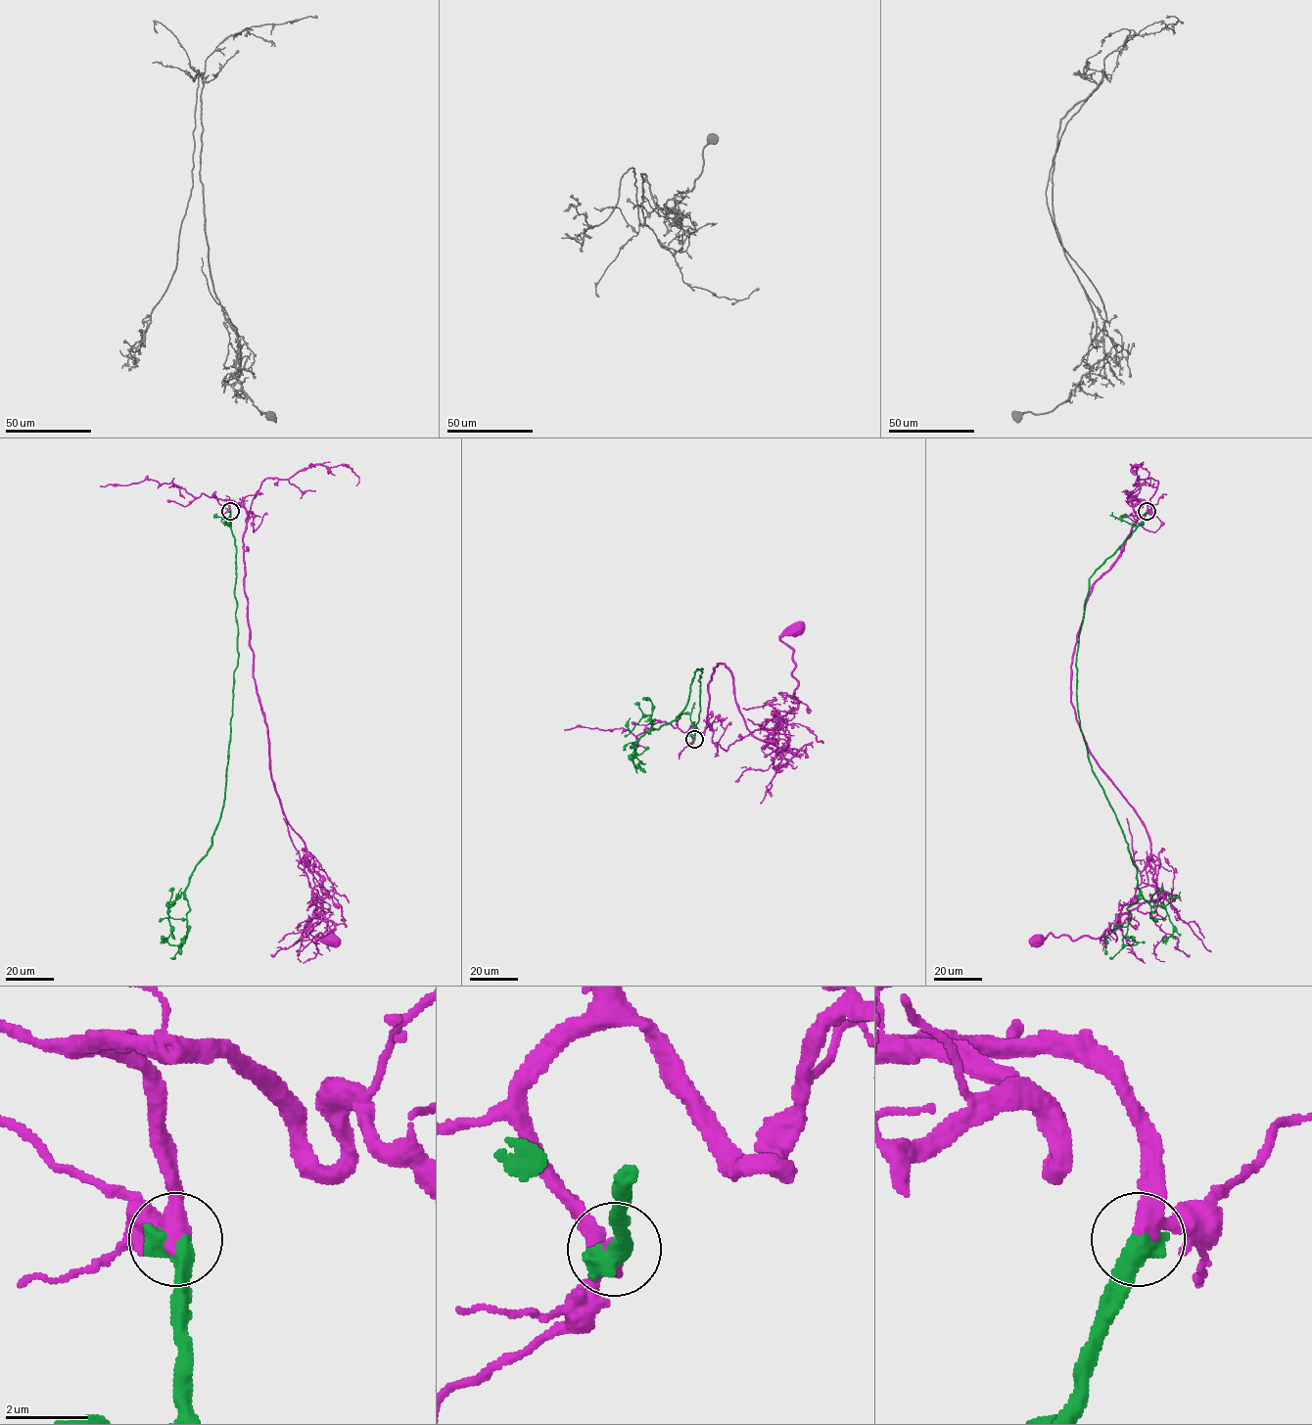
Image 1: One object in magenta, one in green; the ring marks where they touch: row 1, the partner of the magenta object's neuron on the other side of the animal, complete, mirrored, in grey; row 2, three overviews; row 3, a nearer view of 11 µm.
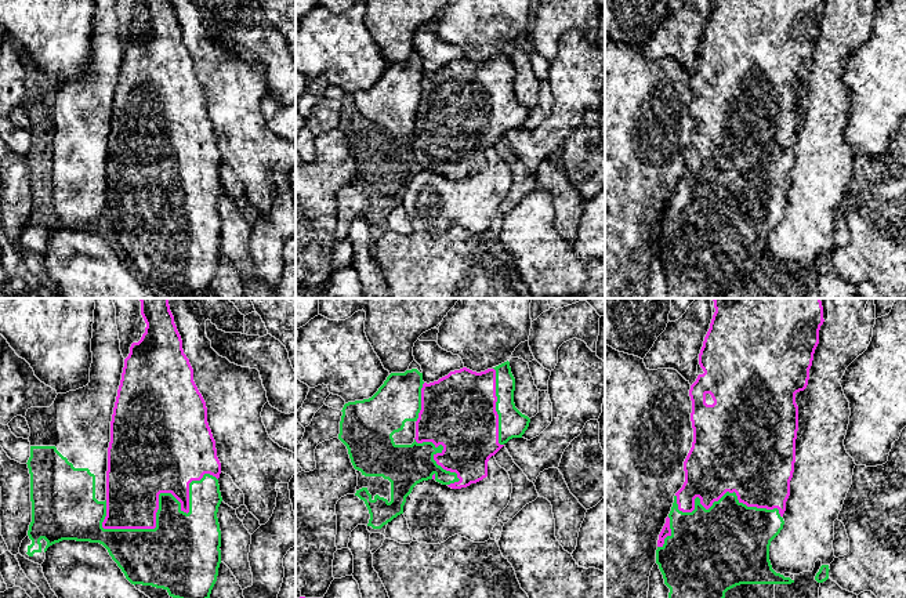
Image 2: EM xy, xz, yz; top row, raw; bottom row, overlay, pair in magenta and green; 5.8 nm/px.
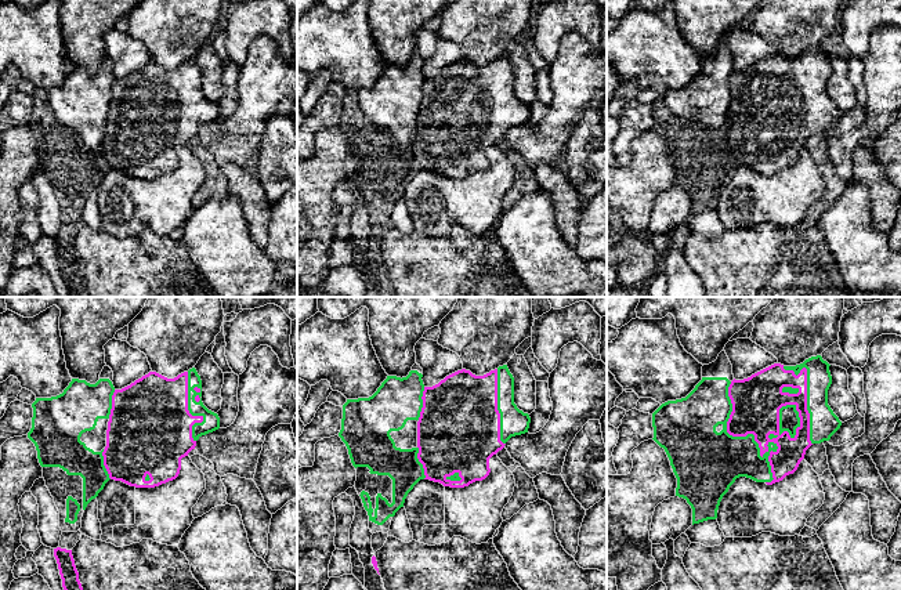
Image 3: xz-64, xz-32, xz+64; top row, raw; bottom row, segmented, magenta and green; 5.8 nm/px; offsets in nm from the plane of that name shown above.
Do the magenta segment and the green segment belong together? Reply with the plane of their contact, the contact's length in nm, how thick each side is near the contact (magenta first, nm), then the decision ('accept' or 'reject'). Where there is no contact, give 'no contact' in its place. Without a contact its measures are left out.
meets magenta in xy; contact 750 nm long; 500 nm thick on the magenta side, 240 nm on the other; accept

